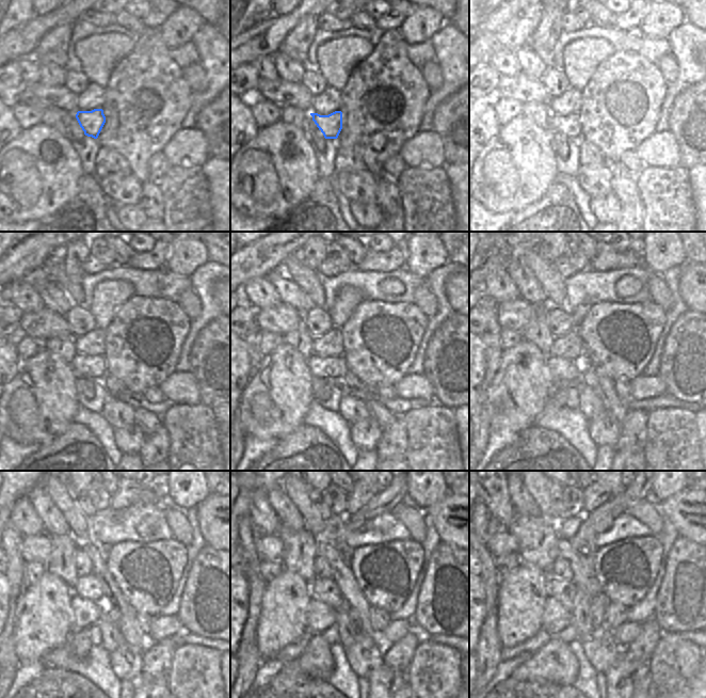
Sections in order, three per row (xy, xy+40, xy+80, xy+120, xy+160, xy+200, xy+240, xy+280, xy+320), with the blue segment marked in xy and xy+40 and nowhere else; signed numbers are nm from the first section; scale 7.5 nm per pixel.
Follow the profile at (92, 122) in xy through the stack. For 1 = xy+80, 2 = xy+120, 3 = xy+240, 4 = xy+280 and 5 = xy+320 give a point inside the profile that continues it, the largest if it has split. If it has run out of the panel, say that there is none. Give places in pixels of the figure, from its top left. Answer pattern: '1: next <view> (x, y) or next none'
1: next xy+80 (570, 125)
2: next xy+120 (94, 366)
3: next xy+240 (86, 613)
4: next xy+280 (319, 616)
5: next xy+320 (556, 618)

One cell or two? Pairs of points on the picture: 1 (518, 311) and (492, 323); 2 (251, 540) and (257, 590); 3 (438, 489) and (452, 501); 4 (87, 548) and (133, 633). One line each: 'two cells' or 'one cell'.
1: two cells
2: one cell
3: two cells
4: one cell

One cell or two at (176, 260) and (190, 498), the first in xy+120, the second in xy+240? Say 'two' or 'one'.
one

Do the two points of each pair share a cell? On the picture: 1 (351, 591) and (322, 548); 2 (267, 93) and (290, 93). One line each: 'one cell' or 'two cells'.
1: one cell
2: one cell

